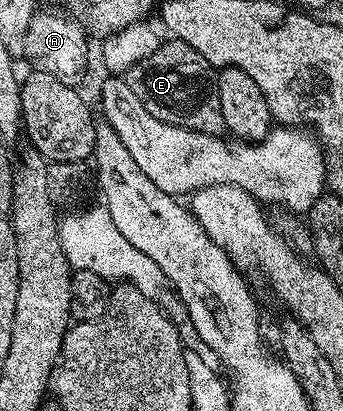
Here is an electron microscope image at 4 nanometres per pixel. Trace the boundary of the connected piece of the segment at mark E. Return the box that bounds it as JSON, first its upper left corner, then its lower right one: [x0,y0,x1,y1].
[123,38,226,135]

